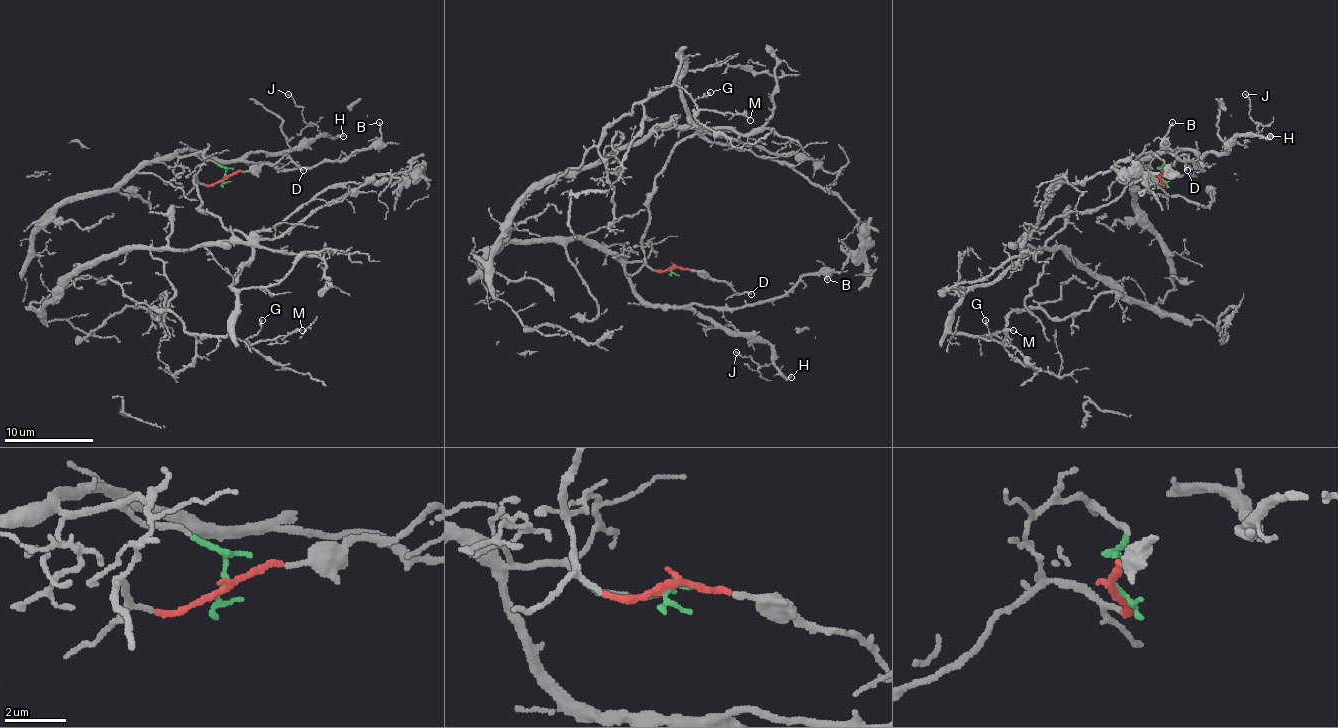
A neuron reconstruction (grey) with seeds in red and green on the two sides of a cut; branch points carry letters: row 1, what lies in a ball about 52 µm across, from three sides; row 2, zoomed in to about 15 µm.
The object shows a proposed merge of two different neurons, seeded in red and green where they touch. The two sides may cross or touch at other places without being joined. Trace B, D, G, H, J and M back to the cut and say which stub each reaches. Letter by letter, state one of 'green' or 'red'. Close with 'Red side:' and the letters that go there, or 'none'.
B: green
D: red
G: red
H: green
J: green
M: red
Red side: D, G, M

